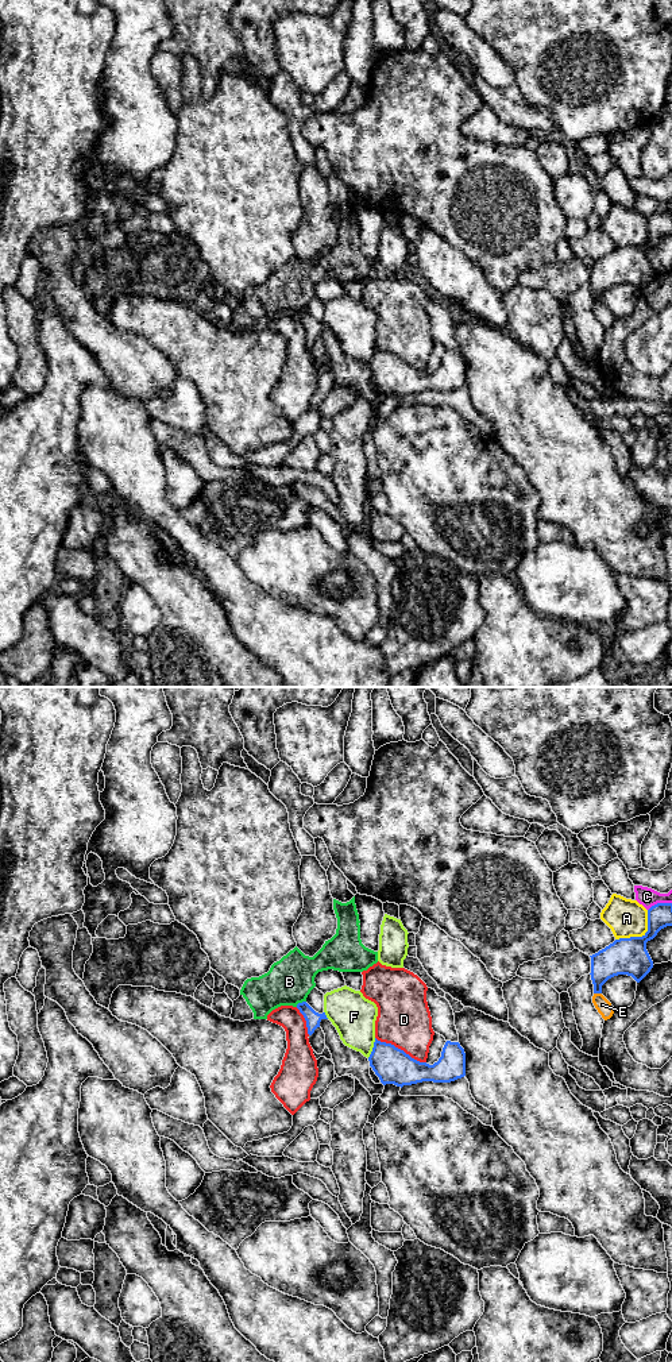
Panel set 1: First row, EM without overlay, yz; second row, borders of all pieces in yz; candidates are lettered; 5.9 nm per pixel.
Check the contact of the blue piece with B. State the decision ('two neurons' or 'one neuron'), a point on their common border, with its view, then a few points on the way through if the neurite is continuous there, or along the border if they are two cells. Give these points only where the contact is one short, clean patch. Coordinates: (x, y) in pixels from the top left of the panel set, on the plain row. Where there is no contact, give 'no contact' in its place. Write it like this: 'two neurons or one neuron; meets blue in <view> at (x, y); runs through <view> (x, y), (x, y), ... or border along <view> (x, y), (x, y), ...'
two neurons; meets blue in yz at (300, 312); border along yz (305, 309), (296, 315)

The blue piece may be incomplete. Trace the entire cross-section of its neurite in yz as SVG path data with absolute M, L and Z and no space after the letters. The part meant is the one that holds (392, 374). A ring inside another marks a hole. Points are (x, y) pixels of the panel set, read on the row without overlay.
M375 347L370 375L383 394L412 394L422 390L451 391L466 385L466 362L459 351L447 350L433 374L420 371L391 352Z

